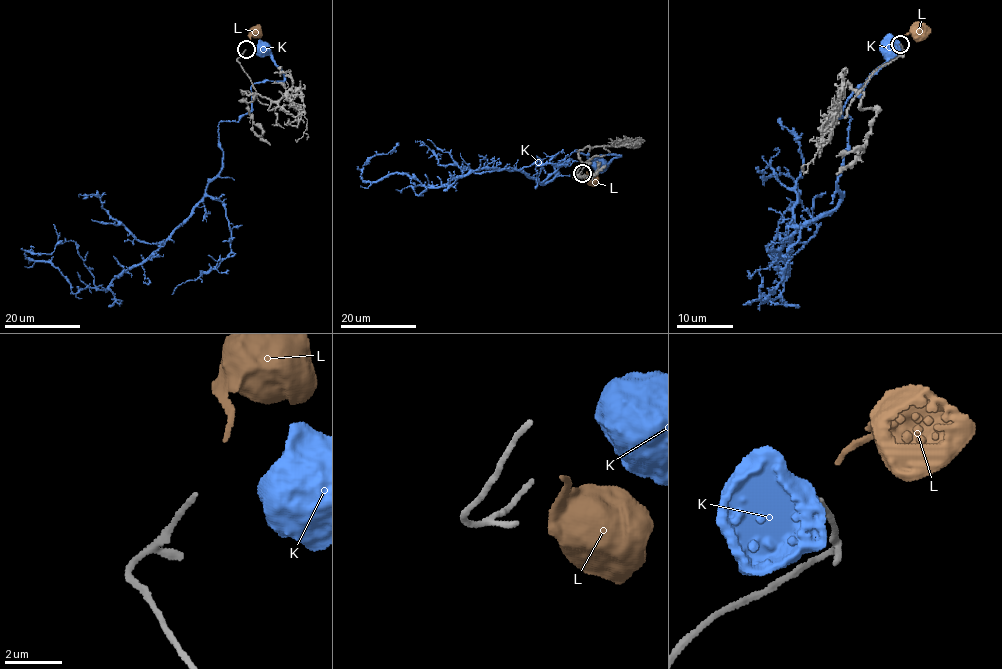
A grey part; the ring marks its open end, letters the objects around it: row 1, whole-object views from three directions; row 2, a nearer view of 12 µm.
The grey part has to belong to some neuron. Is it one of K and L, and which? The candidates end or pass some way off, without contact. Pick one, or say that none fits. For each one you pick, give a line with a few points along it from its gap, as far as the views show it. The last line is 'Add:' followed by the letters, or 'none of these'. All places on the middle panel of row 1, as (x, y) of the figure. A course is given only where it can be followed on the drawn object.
Add: L

